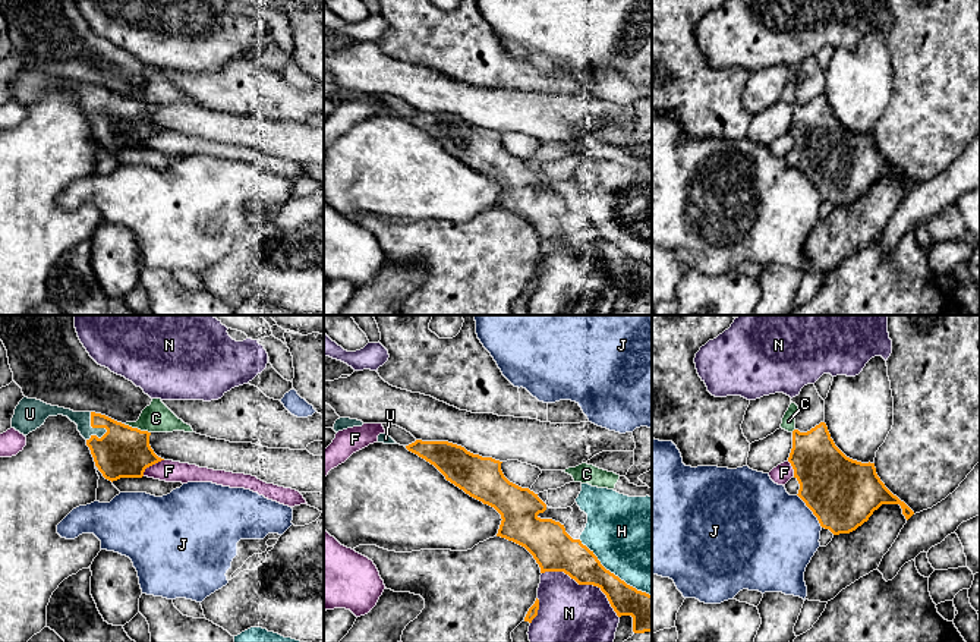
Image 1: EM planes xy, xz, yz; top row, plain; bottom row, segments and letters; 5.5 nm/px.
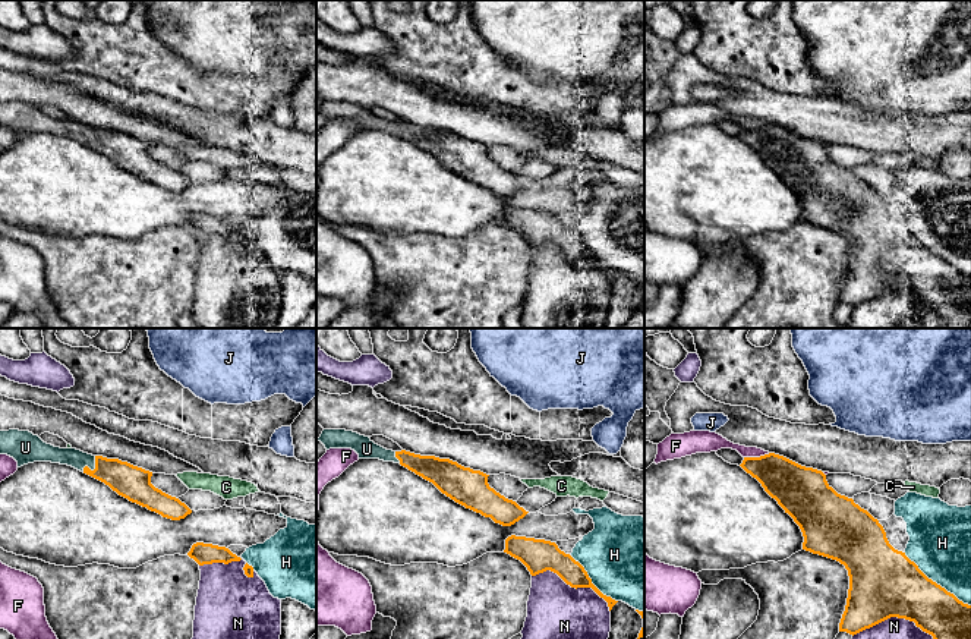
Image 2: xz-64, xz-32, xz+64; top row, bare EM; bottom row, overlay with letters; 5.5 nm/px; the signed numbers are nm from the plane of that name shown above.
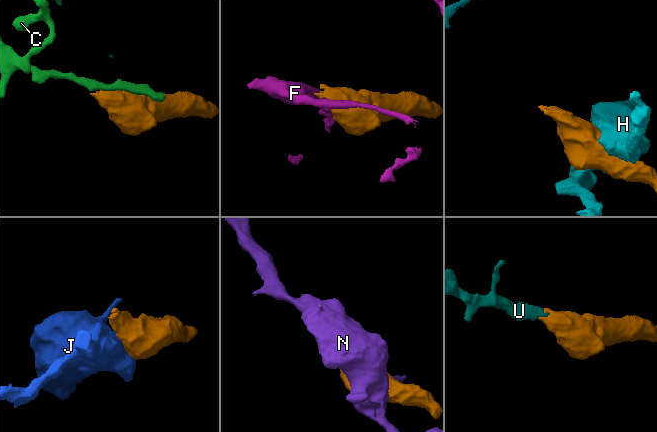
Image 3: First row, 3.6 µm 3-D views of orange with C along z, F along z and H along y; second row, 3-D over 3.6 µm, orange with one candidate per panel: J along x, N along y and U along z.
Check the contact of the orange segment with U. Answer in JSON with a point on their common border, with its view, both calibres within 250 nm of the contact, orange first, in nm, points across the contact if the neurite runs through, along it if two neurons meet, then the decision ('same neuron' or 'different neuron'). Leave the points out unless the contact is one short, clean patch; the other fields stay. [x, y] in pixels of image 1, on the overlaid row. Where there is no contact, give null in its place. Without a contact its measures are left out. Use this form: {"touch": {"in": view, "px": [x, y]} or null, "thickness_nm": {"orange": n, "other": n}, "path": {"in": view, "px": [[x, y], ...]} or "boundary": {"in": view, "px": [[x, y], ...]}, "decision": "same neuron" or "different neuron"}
{"touch": {"in": "xy", "px": [97, 427]}, "thickness_nm": {"orange": 280, "other": 90}, "path": {"in": "xy", "px": [[123, 452], [104, 428], [97, 427], [82, 419]]}, "decision": "same neuron"}

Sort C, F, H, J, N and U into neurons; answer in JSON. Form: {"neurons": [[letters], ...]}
{"neurons": [["C"], ["F"], ["H"], ["J"], ["N"], ["U"]]}

